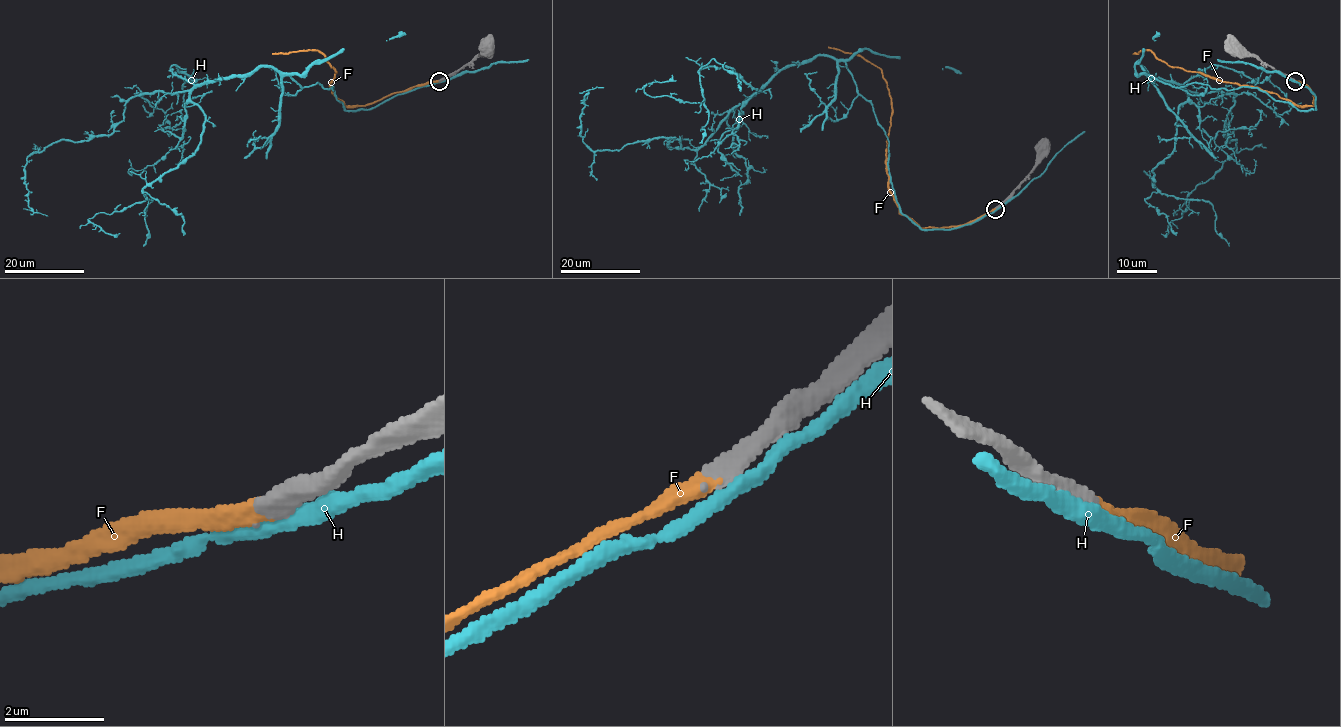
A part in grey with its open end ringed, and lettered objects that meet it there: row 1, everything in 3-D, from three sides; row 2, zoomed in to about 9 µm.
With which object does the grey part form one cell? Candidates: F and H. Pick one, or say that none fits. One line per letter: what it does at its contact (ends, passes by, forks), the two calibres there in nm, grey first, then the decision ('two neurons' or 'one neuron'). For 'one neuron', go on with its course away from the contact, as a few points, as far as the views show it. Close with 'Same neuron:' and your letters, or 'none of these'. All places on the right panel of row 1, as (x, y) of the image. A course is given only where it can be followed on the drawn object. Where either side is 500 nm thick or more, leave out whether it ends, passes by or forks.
F: it ends there; 480 nm thick on the grey side, 360 nm on the other; one neuron; it runs (1294, 80), (1311, 90), (1313, 105), (1299, 106), (1274, 93), (1169, 66), (1150, 50), (1132, 54)
H: 550 nm thick on the grey side, 320 nm on the other; two neurons
Same neuron: F

